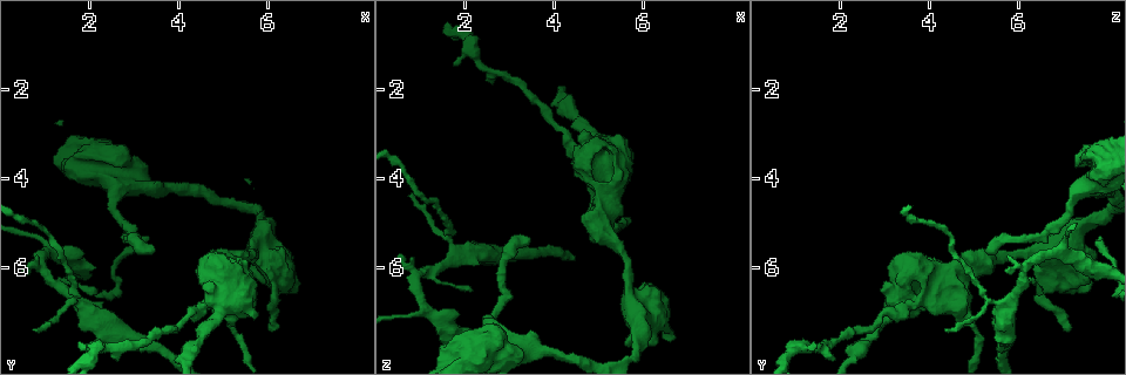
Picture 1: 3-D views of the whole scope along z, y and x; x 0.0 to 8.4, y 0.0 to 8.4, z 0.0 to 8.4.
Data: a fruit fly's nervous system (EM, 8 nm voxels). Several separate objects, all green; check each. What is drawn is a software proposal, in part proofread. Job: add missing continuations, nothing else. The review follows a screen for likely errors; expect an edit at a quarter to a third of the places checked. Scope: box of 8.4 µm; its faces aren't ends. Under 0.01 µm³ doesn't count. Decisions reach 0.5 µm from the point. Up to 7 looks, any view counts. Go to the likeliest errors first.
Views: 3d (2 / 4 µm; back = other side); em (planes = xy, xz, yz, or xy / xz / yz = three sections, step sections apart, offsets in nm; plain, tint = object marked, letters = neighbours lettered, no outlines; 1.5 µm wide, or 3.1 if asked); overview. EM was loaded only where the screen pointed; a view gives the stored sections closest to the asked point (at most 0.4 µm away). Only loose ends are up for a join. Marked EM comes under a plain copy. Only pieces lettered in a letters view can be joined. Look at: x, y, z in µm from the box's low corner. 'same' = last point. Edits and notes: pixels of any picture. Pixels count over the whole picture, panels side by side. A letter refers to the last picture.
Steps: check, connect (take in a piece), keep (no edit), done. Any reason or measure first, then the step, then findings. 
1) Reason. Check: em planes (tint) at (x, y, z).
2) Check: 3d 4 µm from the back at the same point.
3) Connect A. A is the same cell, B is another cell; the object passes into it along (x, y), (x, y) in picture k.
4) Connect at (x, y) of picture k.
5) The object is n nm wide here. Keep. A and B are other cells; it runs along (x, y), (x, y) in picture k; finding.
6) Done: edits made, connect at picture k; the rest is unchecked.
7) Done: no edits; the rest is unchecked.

Branch stops here. Check: 3d 4 µm from the back at (6.05, 7.35, 7.15).

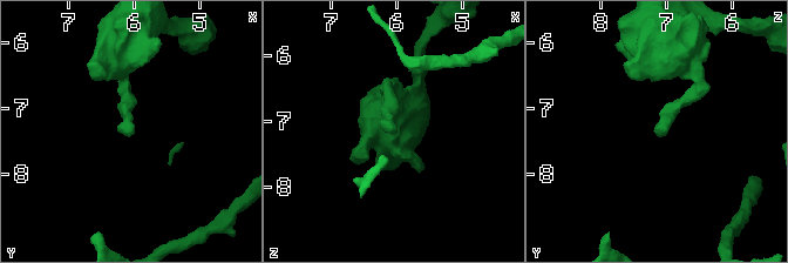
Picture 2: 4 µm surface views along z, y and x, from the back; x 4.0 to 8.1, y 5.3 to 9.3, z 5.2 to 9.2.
Shape alone is not enough. Check: em xz step 8 (letters) at (6.05, 7.40, 7.15).

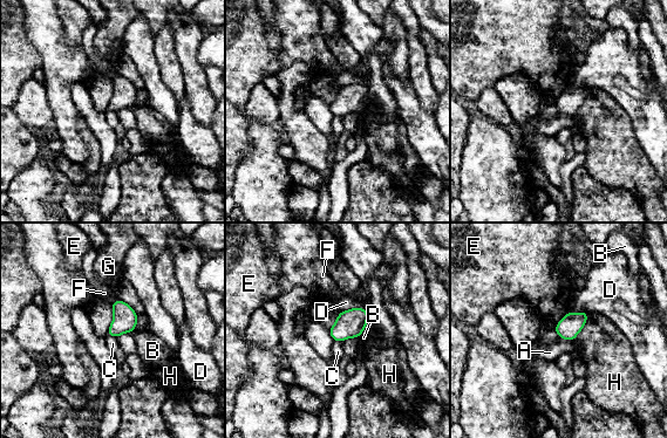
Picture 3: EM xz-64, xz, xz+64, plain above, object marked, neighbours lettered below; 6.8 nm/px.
Keep. A, B, C, D, E, F, G and H are other cells; none of them fits.

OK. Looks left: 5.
Tapers out. Check: 3d 4 µm from the back at (0.85, 7.40, 4.40).

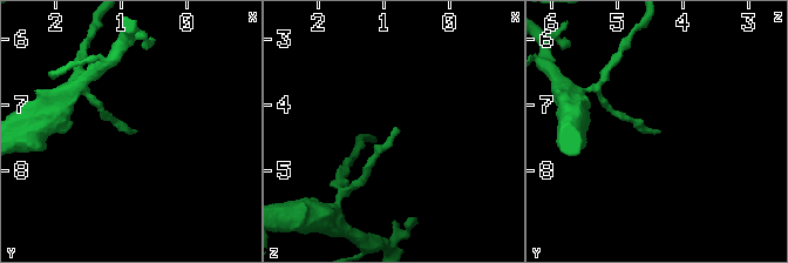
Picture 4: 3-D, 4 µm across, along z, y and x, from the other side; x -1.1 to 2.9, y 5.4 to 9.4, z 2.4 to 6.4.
Check: em xy step 4 (tint) at (0.80, 7.40, 4.35).

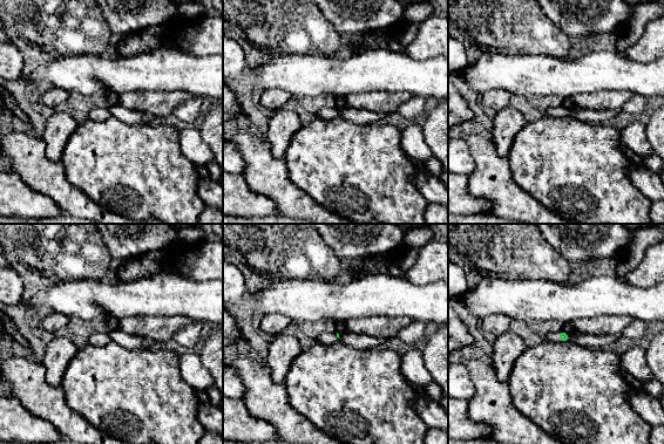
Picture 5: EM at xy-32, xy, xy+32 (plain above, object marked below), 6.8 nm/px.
Check: em planes (letters) at the same point.

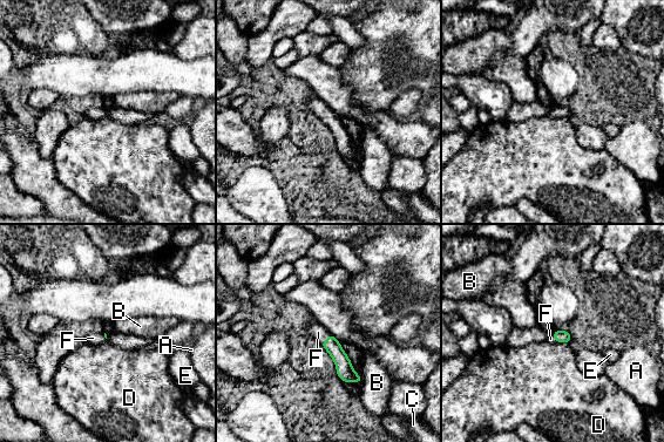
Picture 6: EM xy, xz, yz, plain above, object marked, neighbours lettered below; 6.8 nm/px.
Connect F. F is the same cell, A, B, C, D and E are other cells; it goes on there.

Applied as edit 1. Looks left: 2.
An open end. Check: 3d 4 µm at (2.15, 6.55, 6.45).

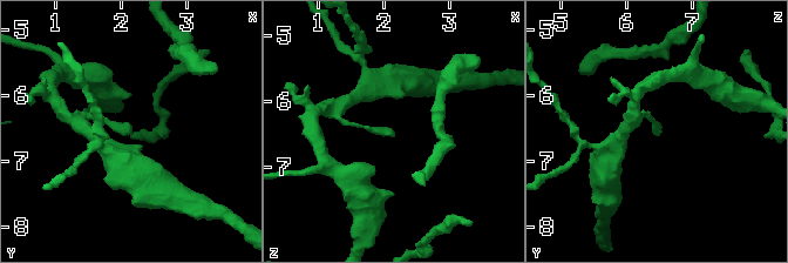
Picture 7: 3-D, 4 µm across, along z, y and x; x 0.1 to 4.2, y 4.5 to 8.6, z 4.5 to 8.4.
Check: em planes (letters) at (2.15, 6.55, 6.55).

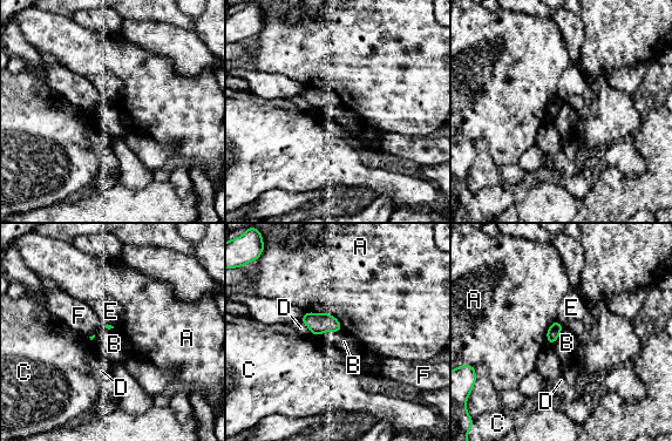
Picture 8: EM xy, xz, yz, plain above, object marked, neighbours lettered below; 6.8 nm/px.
Keep. A, B, C, D, E and F are other cells; a border runs along (563, 327), (556, 339) in picture 8; no lettered piece goes on from it.

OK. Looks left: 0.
Done: edits made, connect at picture 6; the rest is unchecked.

